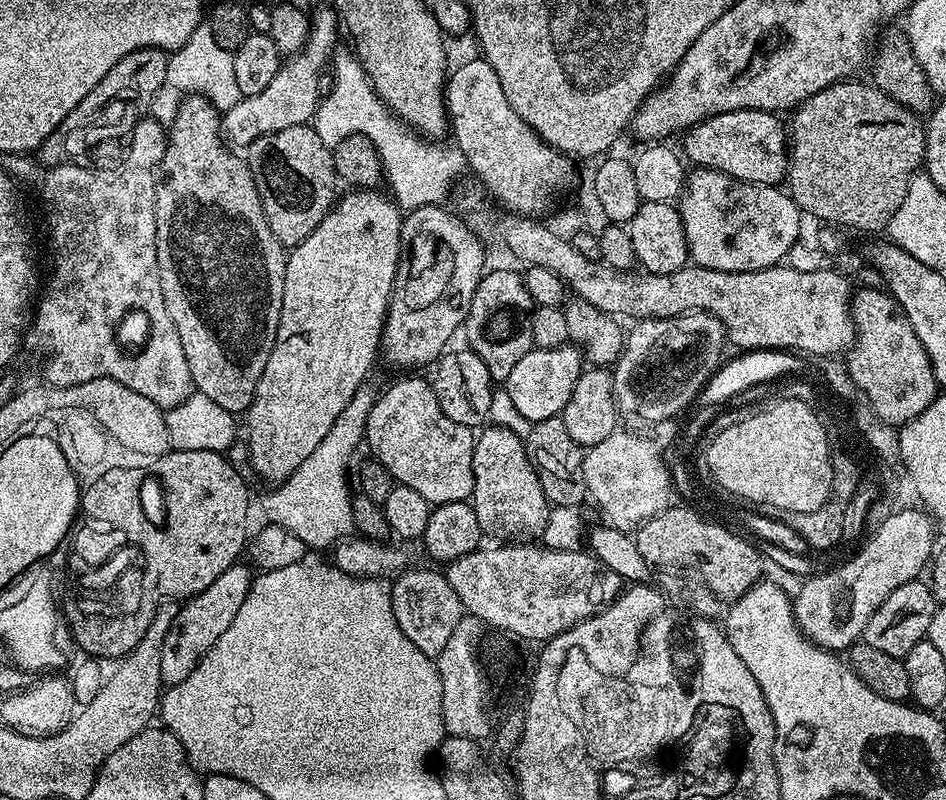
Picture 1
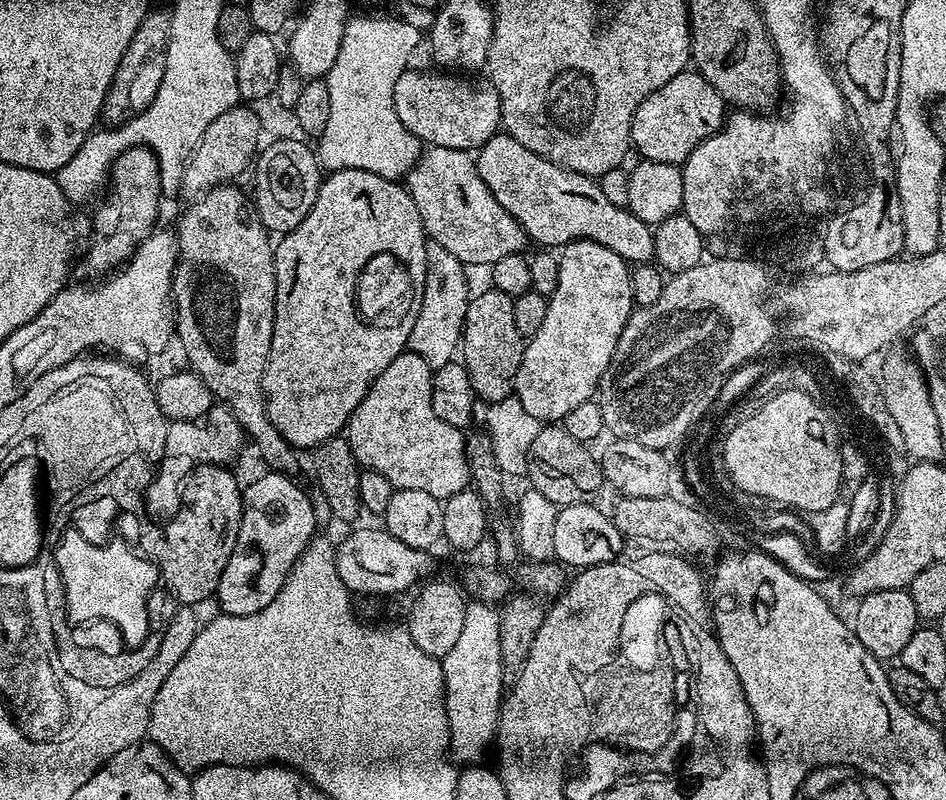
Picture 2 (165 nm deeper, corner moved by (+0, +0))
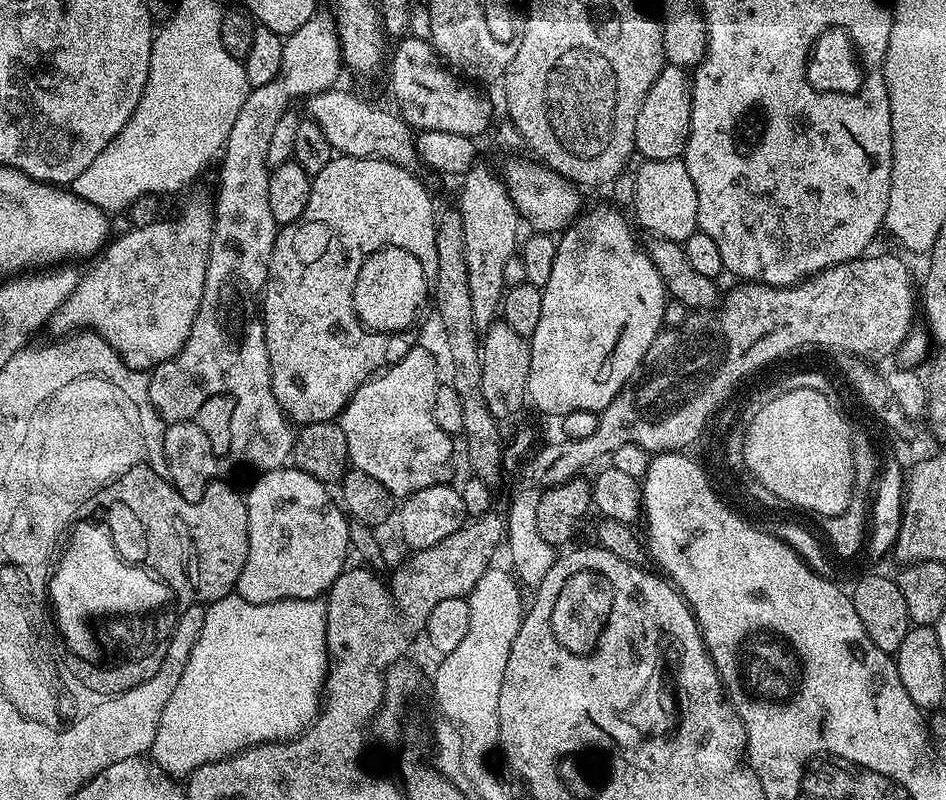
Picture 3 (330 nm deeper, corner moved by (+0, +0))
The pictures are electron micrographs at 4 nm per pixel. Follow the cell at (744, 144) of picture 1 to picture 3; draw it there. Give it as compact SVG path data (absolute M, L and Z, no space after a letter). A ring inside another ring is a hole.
M665 66L658 74L654 86L646 94L642 106L638 110L638 122L634 122L635 151L641 152L644 160L678 160L683 157L684 147L688 145L690 134L690 118L692 117L692 90L690 76L683 68Z

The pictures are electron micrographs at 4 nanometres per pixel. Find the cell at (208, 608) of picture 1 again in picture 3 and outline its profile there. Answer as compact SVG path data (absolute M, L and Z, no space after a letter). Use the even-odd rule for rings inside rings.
M283 466L269 472L261 472L251 481L251 484L252 489L246 492L248 501L248 553L246 554L246 566L242 566L242 574L236 583L235 595L246 598L246 602L254 602L255 604L278 602L279 600L315 600L323 597L341 572L345 571L346 565L349 563L347 560L348 552L350 553L350 520L343 507L337 503L334 496L334 501L332 501L332 496L328 493L331 491L322 482L318 482L310 474L306 474L302 469L295 466Z

